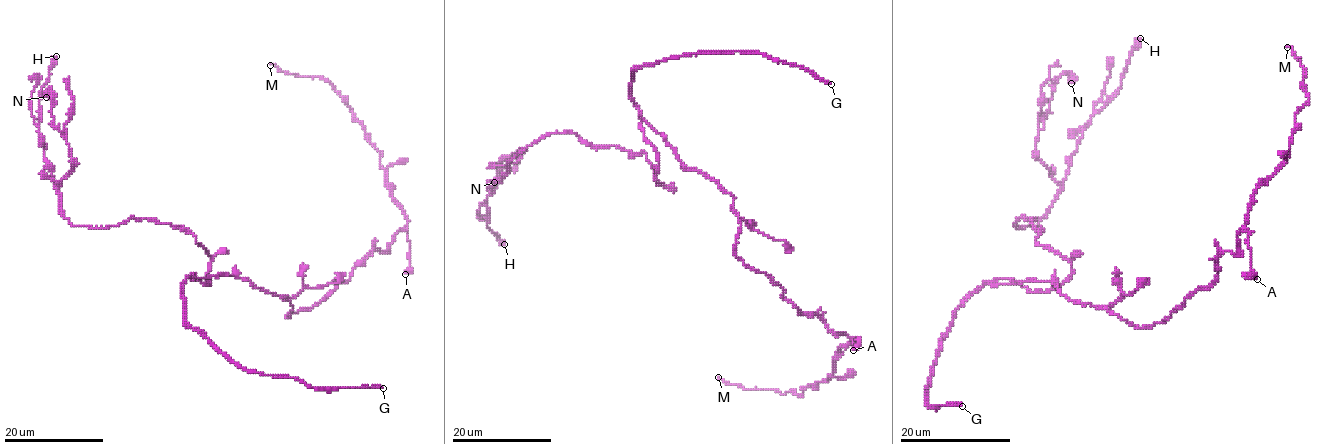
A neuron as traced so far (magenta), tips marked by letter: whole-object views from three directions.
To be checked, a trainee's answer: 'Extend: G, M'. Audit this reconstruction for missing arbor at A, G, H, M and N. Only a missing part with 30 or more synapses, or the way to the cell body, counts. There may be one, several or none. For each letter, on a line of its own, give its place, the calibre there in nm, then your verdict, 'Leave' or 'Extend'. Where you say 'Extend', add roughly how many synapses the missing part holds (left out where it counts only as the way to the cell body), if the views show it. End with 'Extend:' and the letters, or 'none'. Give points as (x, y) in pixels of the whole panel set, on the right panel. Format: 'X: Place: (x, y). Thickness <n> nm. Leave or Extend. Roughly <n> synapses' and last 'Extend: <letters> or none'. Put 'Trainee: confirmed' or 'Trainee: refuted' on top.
Trainee: confirmed
A: Place: (1257, 279). Thickness 480 nm. Leave
G: Place: (962, 406). Thickness 260 nm. Extend. Roughly 120 synapses
H: Place: (1140, 38). Thickness 480 nm. Leave
M: Place: (1287, 47). Thickness 180 nm. Extend. Roughly 30 synapses
N: Place: (1071, 83). Thickness 550 nm. Leave
Extend: G, M

